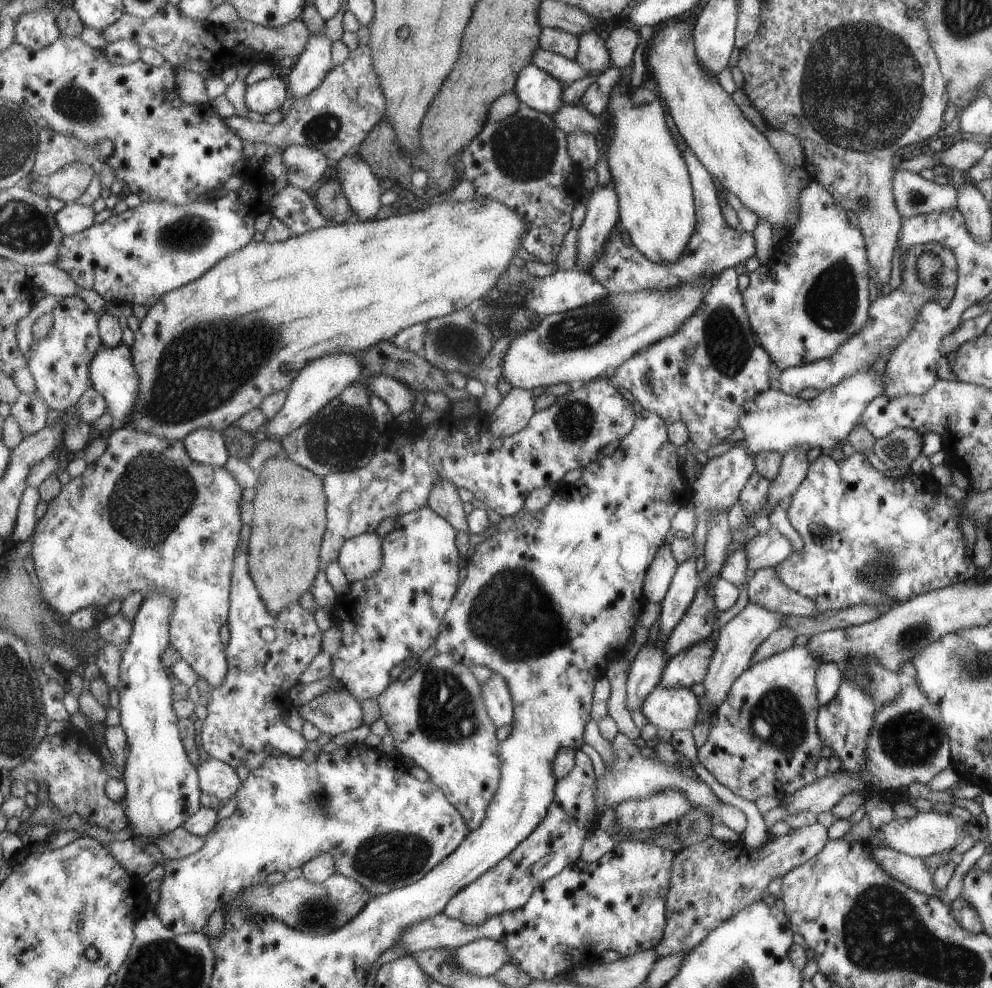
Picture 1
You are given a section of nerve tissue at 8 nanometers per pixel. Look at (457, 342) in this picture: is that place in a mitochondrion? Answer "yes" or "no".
yes

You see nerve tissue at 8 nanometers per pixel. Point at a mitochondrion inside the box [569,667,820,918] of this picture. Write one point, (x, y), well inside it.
(778, 718)

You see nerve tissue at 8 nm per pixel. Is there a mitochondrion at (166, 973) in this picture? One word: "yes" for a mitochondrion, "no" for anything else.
yes

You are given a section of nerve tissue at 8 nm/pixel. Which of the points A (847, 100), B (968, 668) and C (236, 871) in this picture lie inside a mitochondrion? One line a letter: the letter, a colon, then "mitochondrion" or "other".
A: mitochondrion
B: mitochondrion
C: other

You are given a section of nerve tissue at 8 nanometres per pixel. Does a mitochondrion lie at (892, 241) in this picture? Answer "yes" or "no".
no

